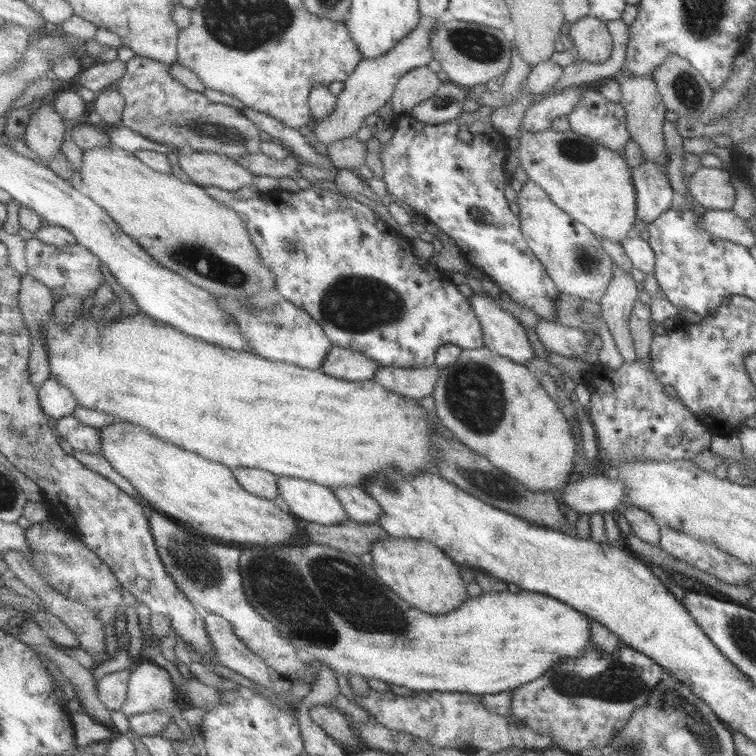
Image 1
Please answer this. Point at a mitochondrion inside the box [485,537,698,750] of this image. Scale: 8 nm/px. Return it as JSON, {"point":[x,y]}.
{"point":[620,682]}

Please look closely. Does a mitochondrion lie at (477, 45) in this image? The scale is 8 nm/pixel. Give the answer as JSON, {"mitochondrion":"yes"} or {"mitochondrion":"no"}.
{"mitochondrion":"yes"}

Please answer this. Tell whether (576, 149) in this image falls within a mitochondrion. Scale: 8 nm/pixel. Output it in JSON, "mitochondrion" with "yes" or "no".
{"mitochondrion":"yes"}

